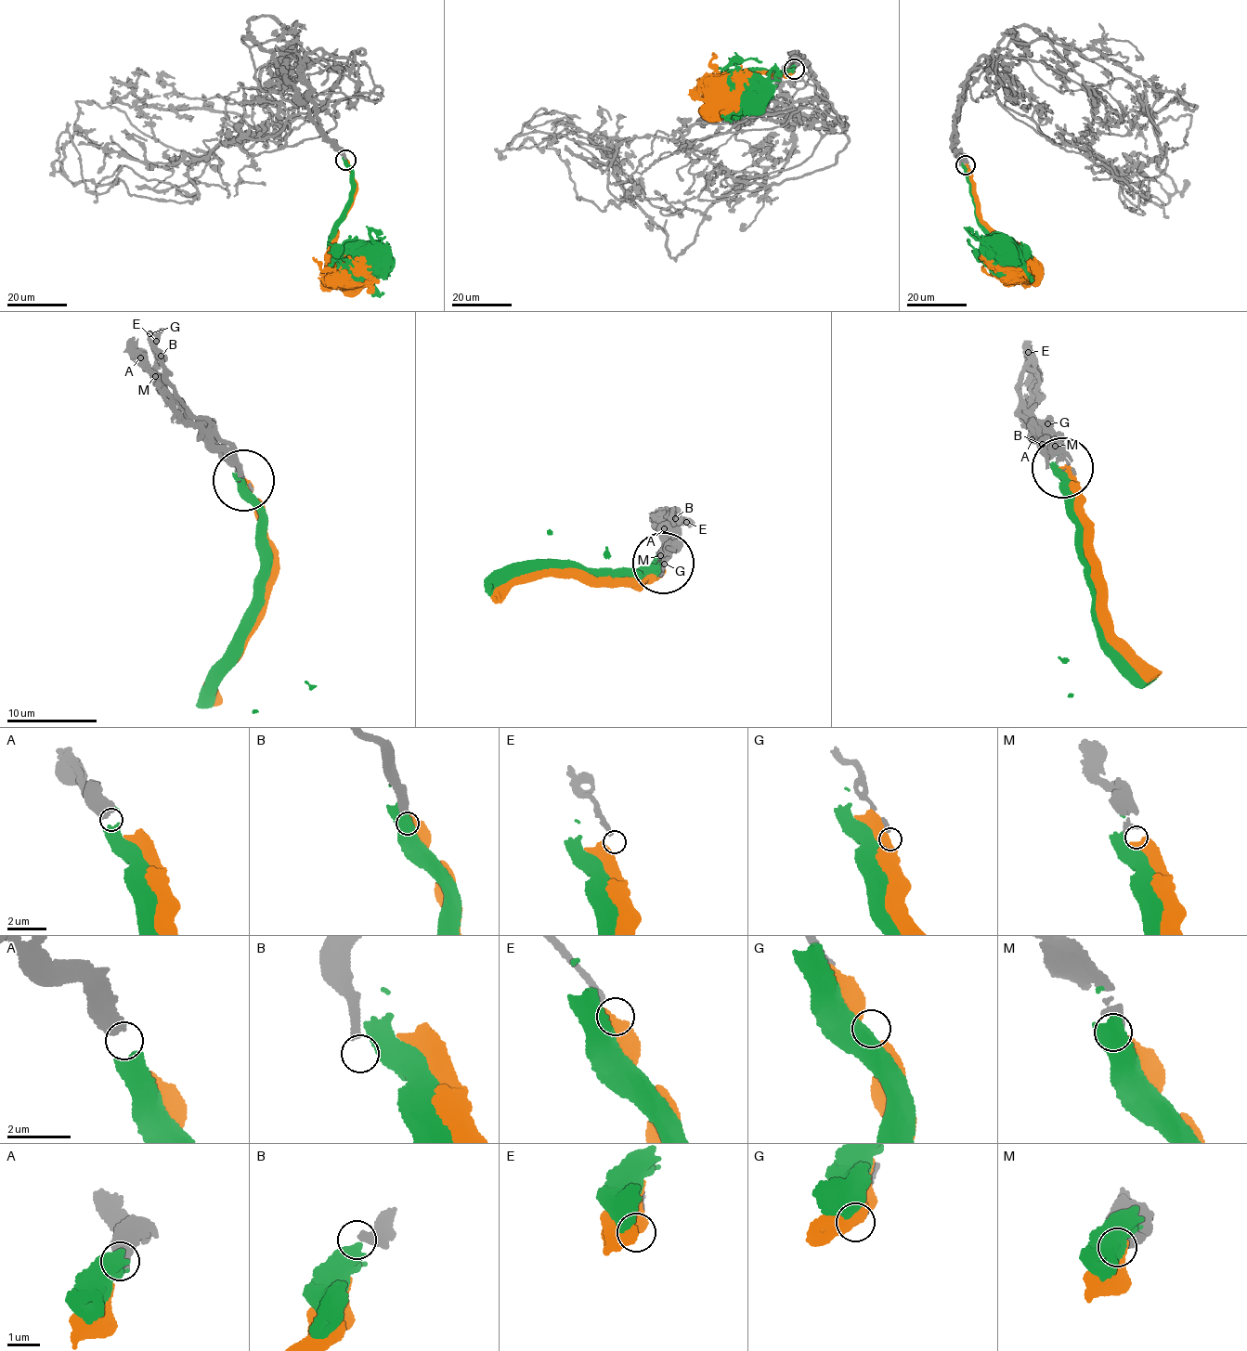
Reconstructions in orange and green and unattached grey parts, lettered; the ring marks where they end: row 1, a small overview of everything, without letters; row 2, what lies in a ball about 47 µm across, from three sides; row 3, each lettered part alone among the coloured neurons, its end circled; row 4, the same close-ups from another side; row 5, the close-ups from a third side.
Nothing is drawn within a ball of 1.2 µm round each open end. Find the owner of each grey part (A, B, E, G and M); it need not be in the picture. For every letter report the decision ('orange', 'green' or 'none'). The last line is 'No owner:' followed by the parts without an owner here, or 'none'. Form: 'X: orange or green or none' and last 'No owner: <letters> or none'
A: green
B: none
E: none
G: none
M: orange
No owner: B, E, G

